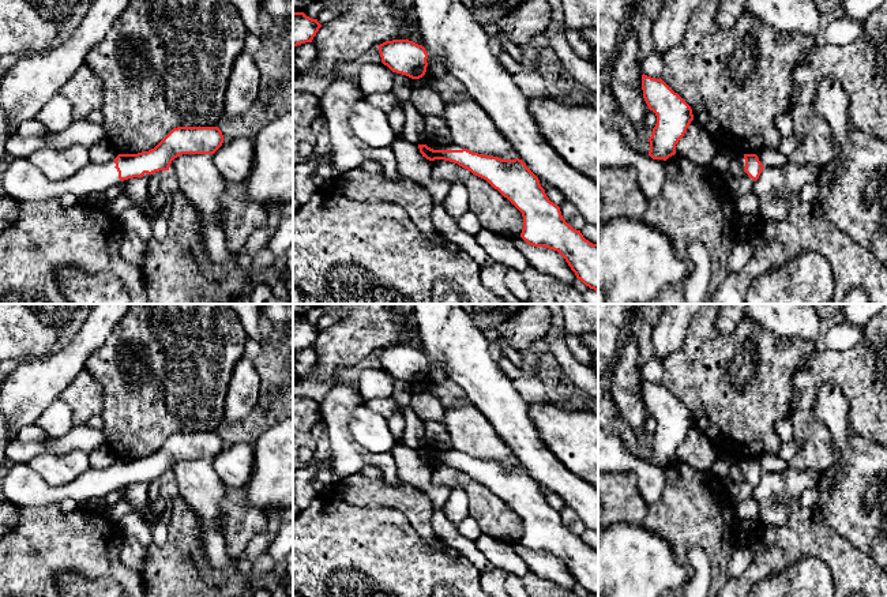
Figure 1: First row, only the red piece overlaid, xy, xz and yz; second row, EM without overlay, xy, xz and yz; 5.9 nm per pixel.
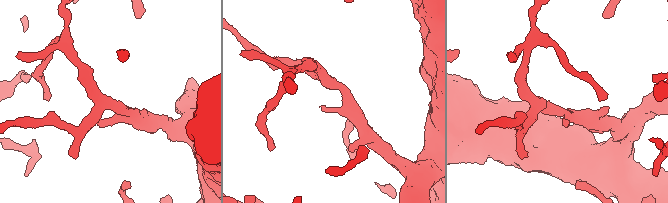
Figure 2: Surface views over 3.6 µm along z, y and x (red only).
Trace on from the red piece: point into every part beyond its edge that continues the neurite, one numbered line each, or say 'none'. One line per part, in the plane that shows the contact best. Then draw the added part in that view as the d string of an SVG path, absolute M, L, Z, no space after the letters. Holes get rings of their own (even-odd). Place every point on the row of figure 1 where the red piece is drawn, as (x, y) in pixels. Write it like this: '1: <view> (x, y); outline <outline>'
1: xz (436, 146); outline M425 140L420 144L426 144L428 147L433 149L433 150L462 150L463 147L461 146L456 146L454 143L451 144L440 144L440 143L436 143L433 140Z

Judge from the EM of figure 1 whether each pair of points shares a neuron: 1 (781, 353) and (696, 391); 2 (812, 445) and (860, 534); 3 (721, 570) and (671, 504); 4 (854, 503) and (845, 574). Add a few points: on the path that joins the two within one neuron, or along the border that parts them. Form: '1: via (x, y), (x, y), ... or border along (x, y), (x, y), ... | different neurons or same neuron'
1: via (759, 375), (756, 379), (718, 379) | same neuron
2: border along (831, 436), (835, 445), (835, 460), (820, 475) | different neurons
3: via (720, 554), (687, 521) | same neuron
4: border along (823, 521), (872, 560) | different neurons

